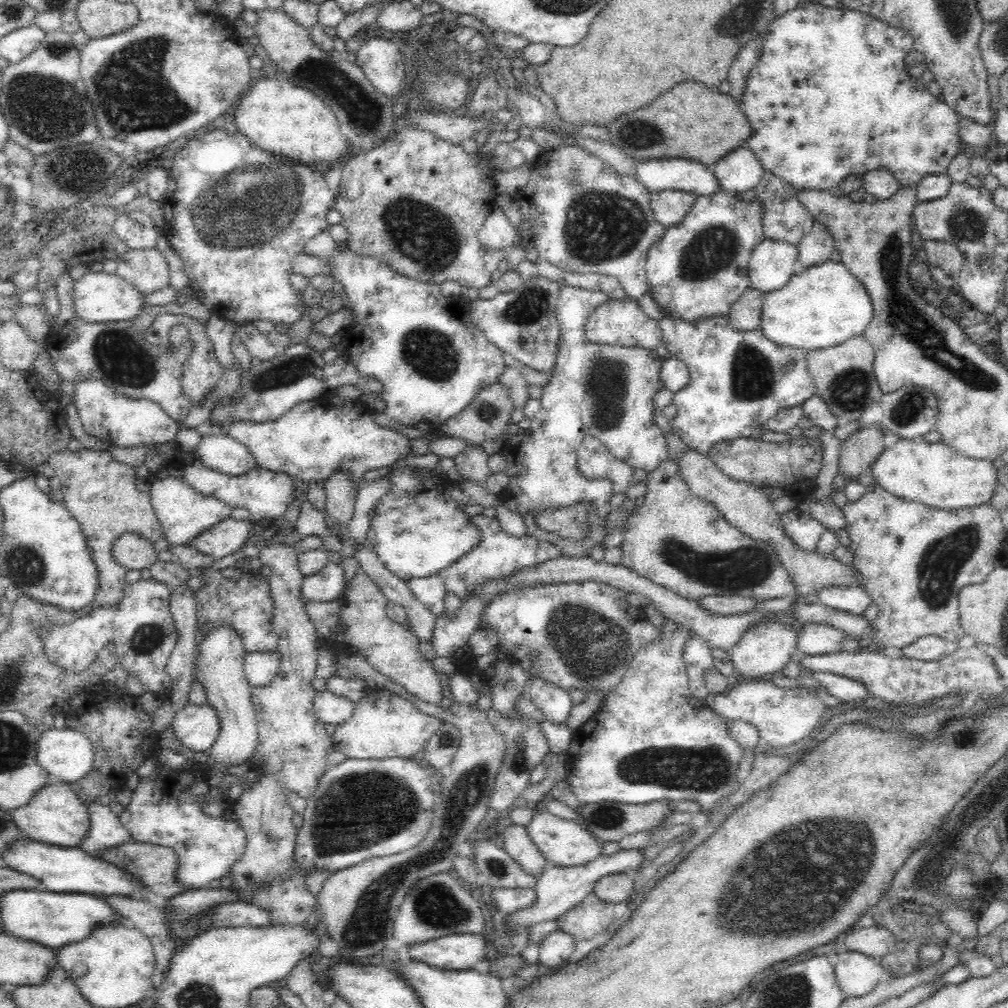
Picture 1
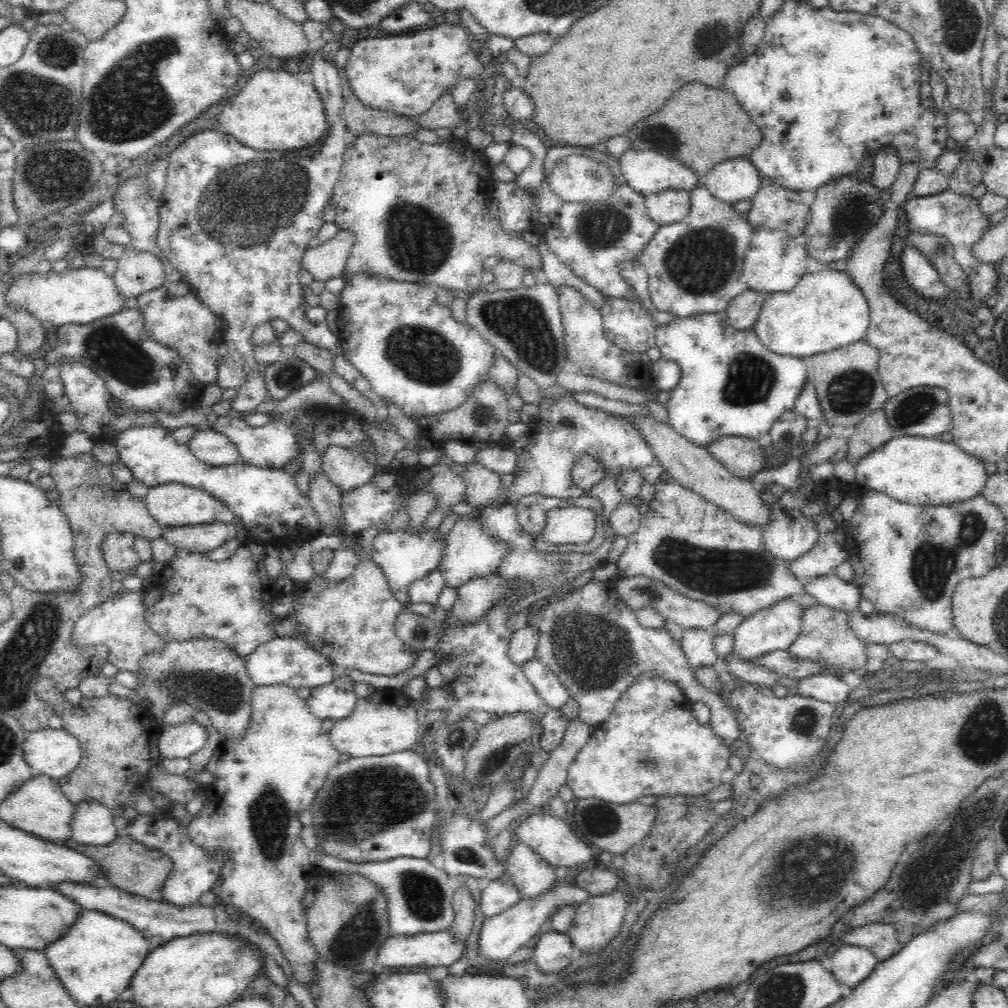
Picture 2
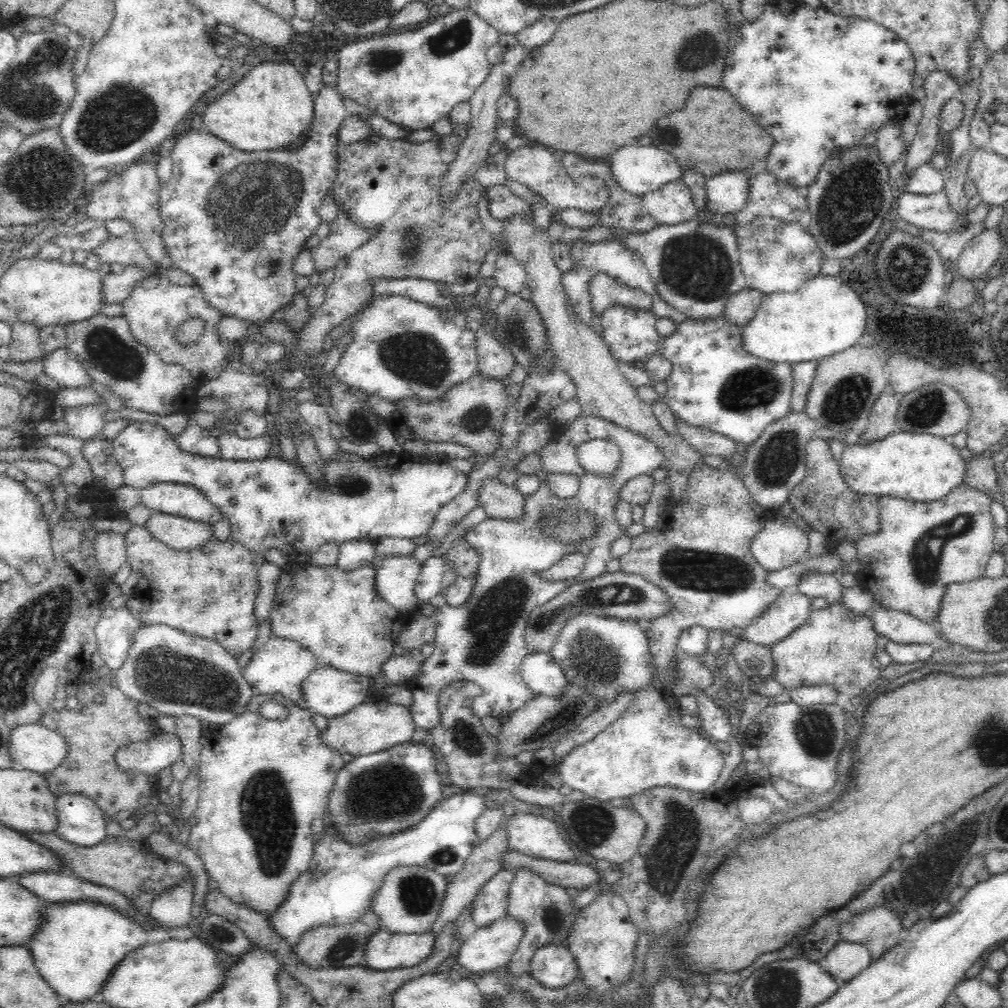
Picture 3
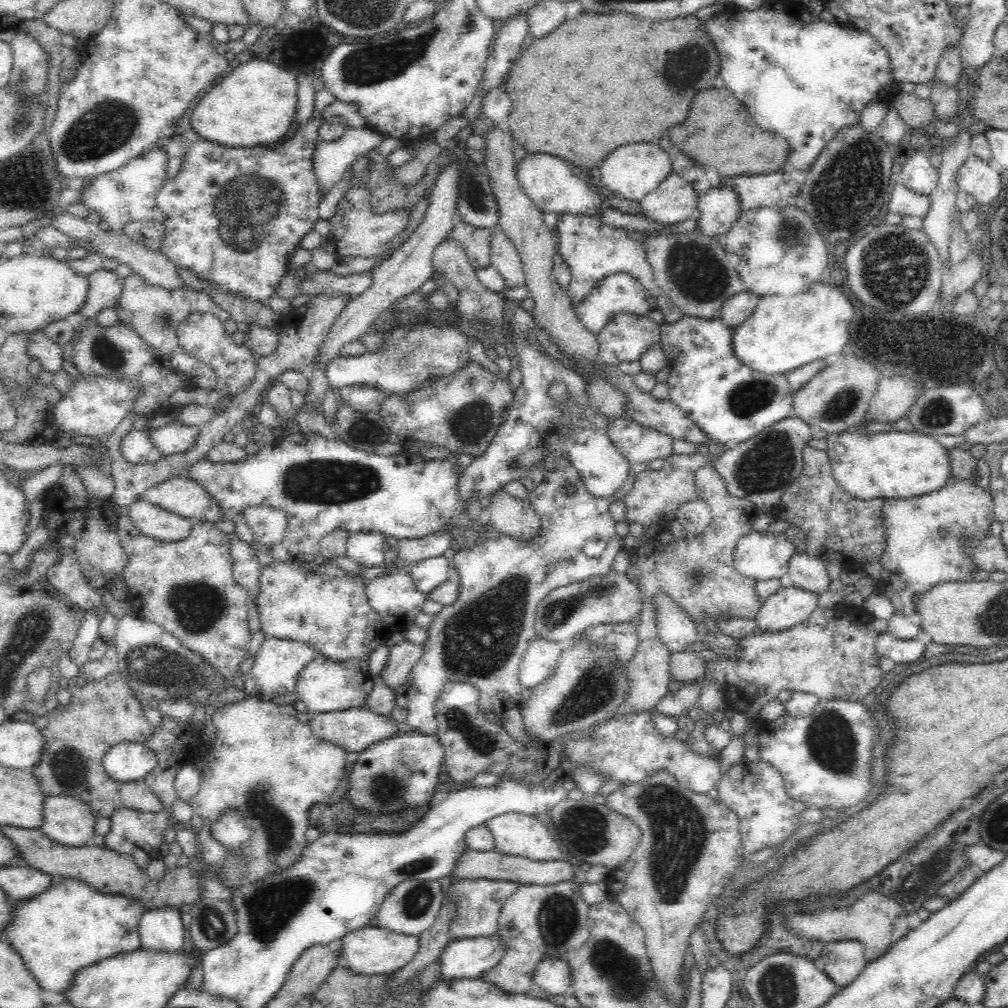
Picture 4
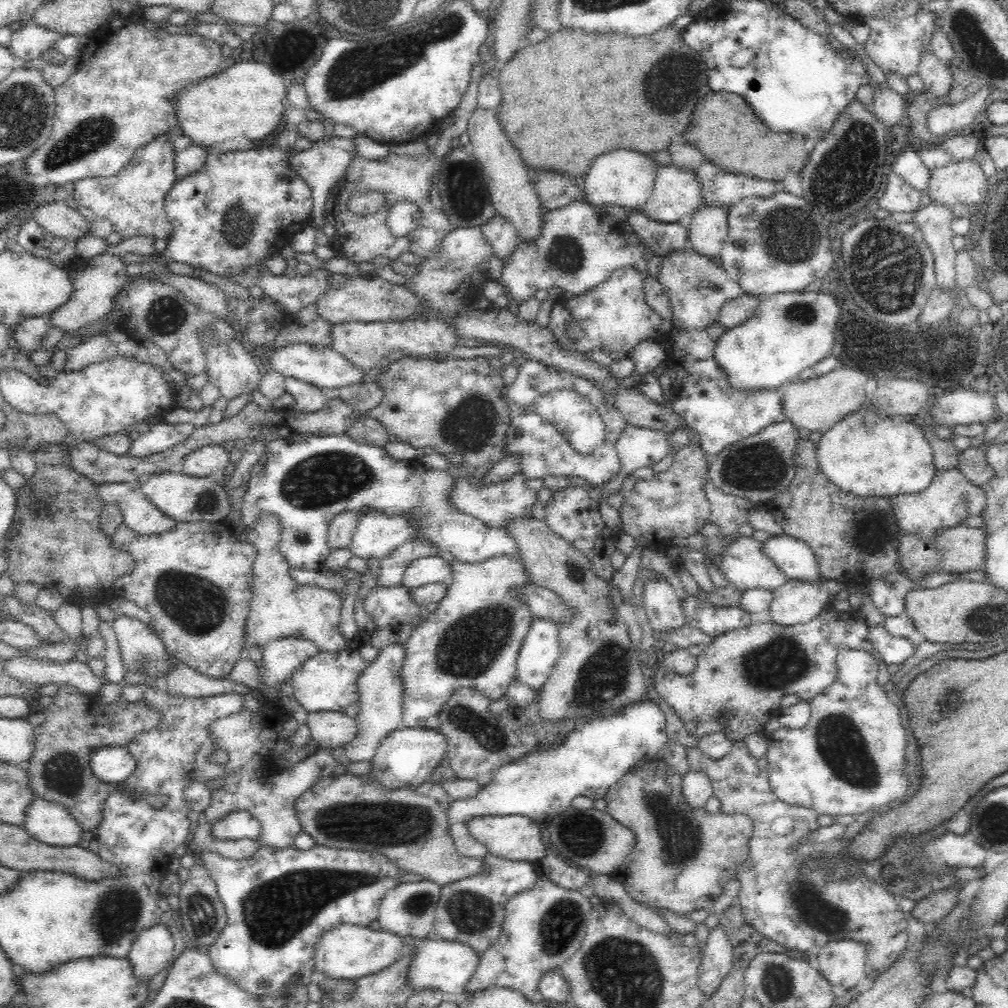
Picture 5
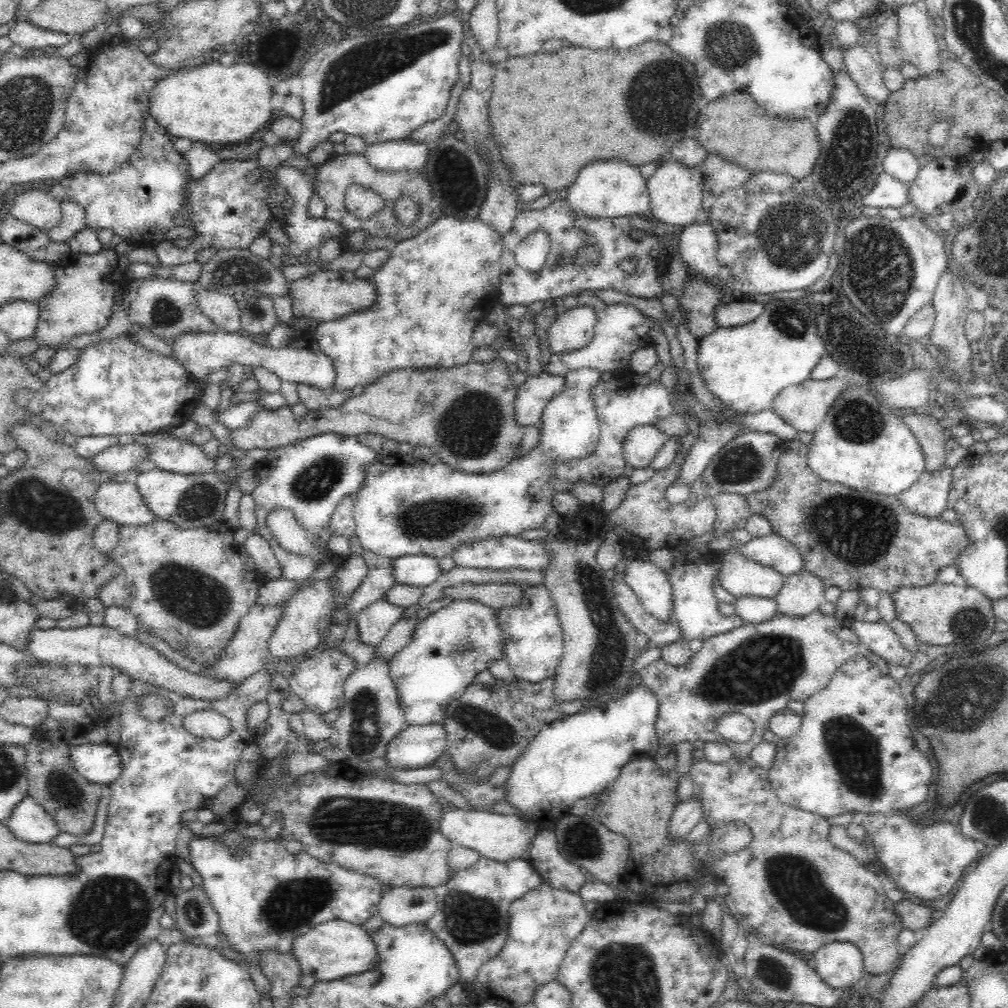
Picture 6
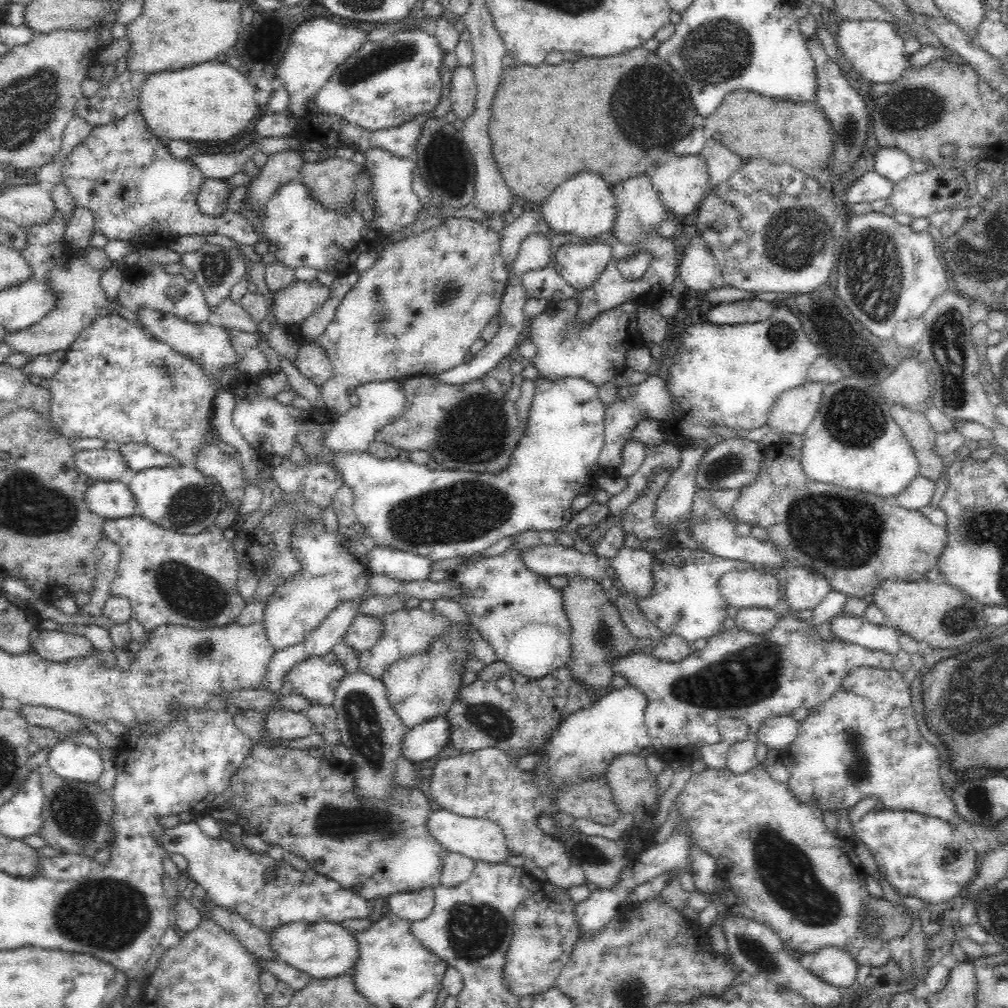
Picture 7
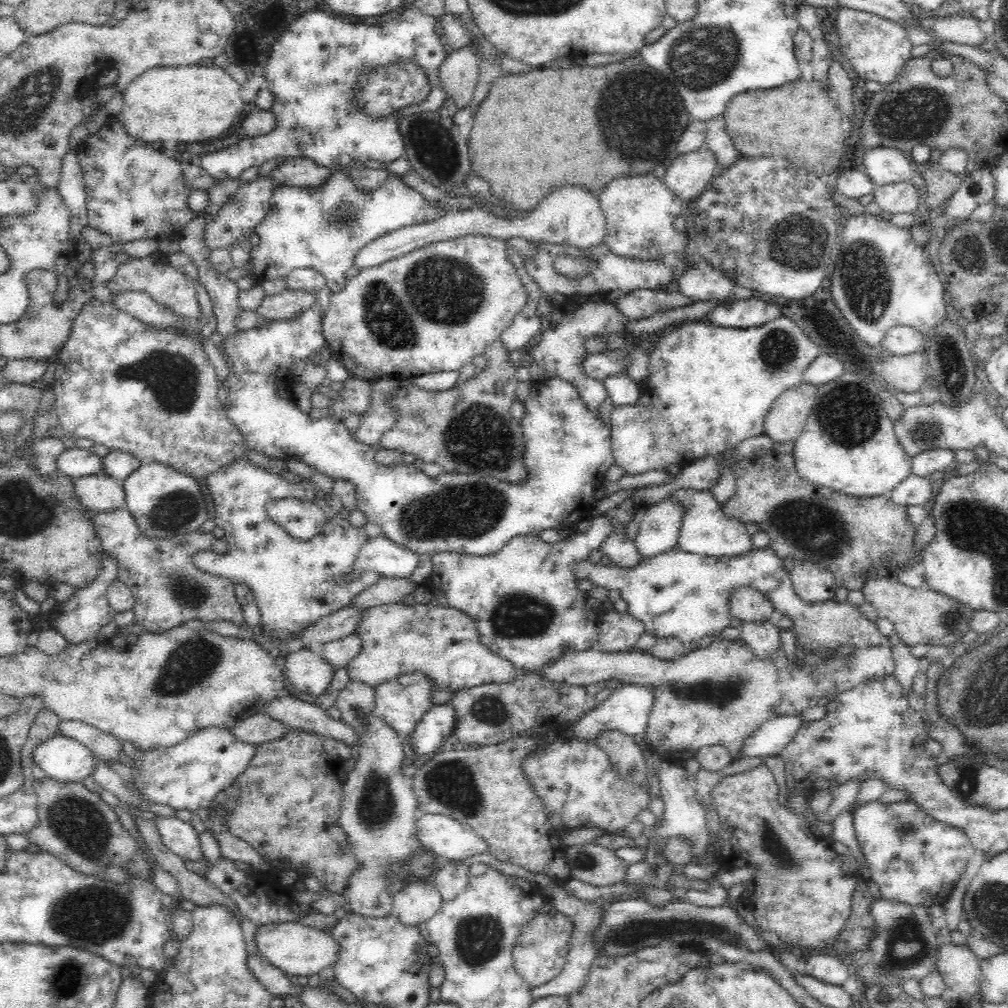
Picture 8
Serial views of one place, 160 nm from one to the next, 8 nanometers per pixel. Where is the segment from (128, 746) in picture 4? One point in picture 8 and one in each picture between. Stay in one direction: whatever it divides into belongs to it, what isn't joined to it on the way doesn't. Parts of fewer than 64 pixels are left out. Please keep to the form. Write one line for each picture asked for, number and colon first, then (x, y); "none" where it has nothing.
5: (110, 764)
6: (99, 763)
7: (72, 761)
8: (62, 758)

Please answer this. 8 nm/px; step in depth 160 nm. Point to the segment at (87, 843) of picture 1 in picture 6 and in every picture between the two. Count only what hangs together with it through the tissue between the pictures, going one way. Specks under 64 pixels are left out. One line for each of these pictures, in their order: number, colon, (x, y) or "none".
2: (93, 824)
3: (80, 822)
4: (69, 821)
5: (45, 821)
6: (28, 821)

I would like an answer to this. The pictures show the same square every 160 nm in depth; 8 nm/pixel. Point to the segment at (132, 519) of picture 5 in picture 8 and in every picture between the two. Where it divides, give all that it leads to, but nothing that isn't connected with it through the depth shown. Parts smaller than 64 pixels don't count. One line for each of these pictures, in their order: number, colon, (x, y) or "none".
6: (119, 502)
7: (112, 500)
8: (98, 492)

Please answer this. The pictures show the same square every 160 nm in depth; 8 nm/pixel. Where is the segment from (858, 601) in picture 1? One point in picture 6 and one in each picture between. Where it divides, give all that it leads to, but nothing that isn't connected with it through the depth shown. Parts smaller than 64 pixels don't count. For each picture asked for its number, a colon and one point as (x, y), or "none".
2: (829, 590)
3: (824, 585)
4: (809, 573)
5: (794, 559)
6: (772, 551)

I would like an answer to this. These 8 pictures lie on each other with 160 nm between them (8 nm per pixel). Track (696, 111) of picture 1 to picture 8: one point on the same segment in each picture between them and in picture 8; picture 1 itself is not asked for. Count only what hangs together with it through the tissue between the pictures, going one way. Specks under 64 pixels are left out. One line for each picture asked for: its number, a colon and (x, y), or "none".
2: (701, 127)
3: (712, 133)
4: (719, 134)
5: (724, 128)
6: (761, 142)
7: (753, 126)
8: (799, 120)

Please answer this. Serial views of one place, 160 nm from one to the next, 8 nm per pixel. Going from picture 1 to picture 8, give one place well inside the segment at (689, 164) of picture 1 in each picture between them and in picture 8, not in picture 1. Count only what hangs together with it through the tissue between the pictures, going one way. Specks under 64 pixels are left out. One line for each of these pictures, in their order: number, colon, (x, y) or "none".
2: (646, 171)
3: (639, 170)
4: (631, 172)
5: (624, 178)
6: (610, 190)
7: (584, 206)
8: (571, 215)

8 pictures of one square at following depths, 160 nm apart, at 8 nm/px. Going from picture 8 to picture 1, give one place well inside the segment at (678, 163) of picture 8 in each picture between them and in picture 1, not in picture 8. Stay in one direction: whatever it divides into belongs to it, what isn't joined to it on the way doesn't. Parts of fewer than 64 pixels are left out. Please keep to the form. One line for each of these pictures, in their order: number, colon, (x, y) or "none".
1: (669, 207)
2: (672, 205)
3: (673, 202)
4: (674, 200)
5: (677, 195)
6: (675, 190)
7: (682, 182)

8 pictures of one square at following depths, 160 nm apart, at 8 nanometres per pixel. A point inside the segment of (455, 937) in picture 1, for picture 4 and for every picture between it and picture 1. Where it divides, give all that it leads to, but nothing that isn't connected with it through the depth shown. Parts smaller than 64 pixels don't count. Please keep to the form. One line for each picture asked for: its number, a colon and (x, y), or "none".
2: (433, 949)
3: (385, 950)
4: (371, 950)

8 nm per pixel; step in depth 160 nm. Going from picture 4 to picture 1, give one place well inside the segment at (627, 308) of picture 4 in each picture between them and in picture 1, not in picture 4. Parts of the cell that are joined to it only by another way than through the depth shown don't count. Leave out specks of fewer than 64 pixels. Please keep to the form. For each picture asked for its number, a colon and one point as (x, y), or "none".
1: (605, 225)
2: (591, 239)
3: (605, 291)

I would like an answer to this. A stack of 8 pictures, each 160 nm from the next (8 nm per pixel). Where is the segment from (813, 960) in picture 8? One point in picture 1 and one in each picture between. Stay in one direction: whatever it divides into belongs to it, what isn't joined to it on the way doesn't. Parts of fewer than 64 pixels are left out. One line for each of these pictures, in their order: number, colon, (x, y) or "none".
1: (856, 973)
2: (851, 964)
3: (847, 959)
4: (843, 961)
5: (843, 962)
6: (840, 964)
7: (833, 965)

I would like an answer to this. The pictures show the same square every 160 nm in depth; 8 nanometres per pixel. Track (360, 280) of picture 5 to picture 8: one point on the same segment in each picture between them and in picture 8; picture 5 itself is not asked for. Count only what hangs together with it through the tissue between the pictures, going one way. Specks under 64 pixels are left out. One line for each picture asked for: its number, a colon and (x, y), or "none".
6: (326, 295)
7: (291, 305)
8: (280, 306)

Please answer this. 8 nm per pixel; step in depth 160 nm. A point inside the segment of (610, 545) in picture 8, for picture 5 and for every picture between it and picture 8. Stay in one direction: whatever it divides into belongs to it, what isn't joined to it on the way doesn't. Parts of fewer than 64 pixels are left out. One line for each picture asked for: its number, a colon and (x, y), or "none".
5: (662, 605)
6: (650, 584)
7: (632, 567)

